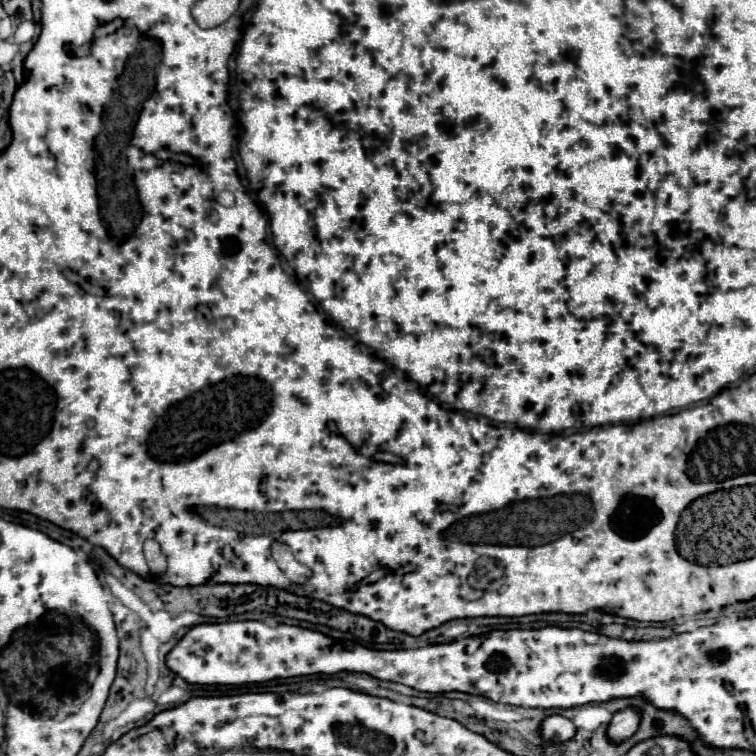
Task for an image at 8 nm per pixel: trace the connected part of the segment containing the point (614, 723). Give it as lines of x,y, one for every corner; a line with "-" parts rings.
625,708
621,712
615,712
609,726
607,726
607,738
613,744
621,744
629,736
635,734
639,726
639,712
635,708

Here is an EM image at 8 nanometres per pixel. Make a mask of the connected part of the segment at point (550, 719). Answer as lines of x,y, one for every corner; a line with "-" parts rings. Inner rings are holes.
547,716
541,722
541,736
545,740
553,740
553,742
565,742
571,740
575,736
577,728
571,720
567,720
565,716

